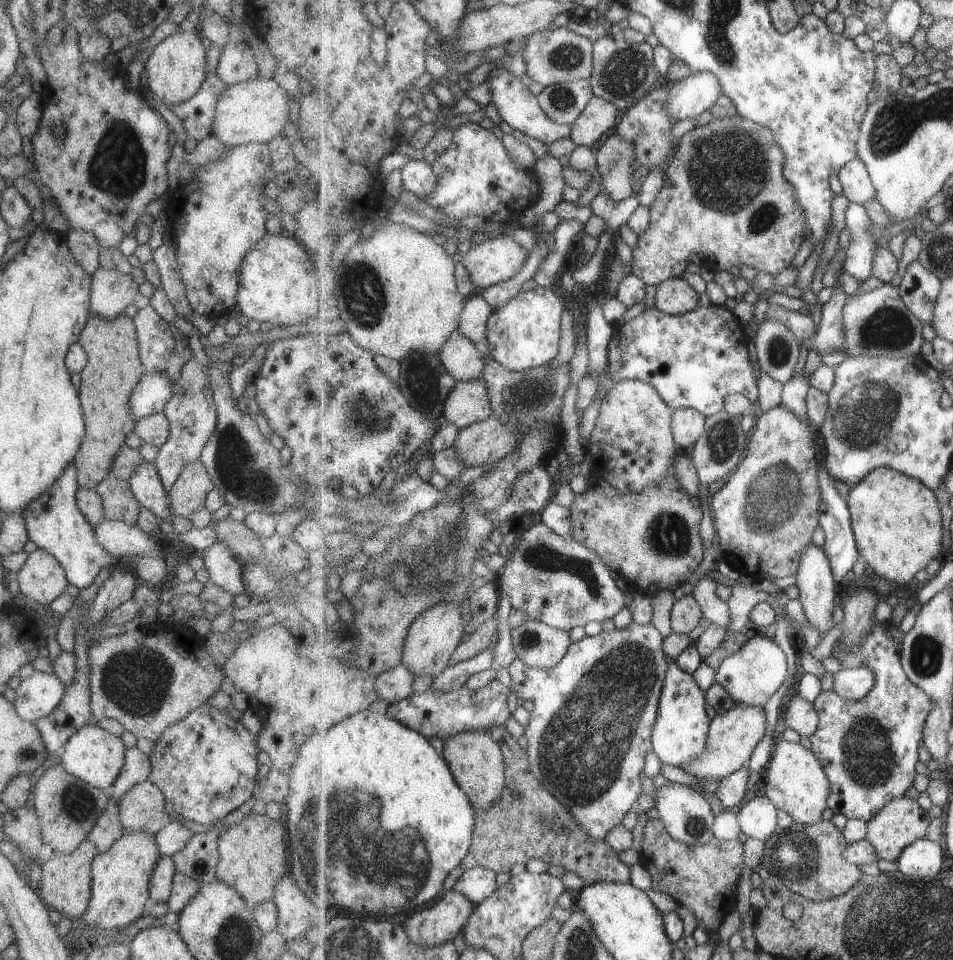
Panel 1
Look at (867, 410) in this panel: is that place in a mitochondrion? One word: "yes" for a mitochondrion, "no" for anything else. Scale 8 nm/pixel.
yes

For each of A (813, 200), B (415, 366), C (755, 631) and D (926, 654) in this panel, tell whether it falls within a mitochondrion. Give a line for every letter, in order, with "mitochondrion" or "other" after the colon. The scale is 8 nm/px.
A: other
B: other
C: other
D: mitochondrion

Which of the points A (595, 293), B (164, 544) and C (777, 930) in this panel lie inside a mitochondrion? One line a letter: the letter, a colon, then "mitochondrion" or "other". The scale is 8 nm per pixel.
A: other
B: other
C: other

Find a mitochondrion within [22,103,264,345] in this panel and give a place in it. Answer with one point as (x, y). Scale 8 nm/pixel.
(118, 168)

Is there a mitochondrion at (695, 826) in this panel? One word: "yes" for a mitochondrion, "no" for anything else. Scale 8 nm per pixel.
yes

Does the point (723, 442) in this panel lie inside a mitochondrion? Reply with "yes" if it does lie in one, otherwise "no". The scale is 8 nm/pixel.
yes

